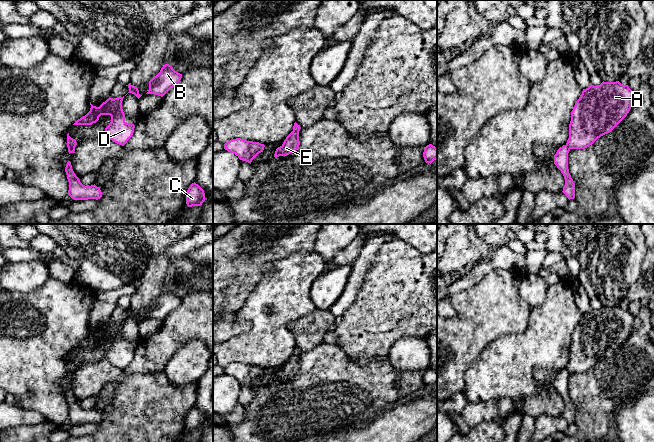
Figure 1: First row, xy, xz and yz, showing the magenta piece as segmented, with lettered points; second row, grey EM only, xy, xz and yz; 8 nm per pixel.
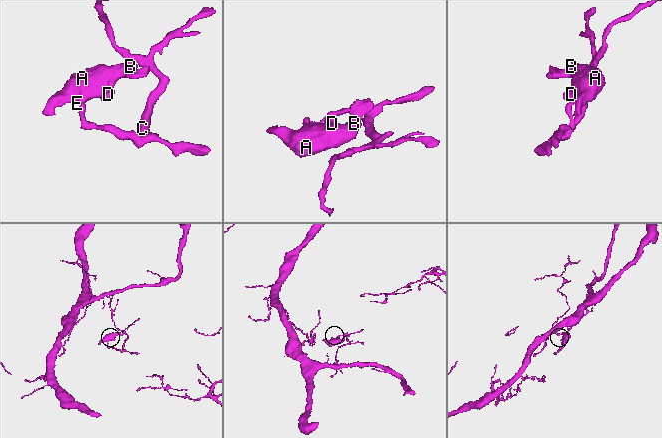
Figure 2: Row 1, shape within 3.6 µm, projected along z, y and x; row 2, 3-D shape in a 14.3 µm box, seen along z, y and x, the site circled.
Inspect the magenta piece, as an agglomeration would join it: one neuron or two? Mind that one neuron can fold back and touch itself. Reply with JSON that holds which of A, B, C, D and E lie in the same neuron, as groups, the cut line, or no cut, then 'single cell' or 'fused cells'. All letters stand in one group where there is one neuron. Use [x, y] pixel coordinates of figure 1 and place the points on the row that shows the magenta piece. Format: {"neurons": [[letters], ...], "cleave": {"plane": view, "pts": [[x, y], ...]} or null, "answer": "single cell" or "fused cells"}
{"neurons": [["A", "B", "D", "E"], ["C"]], "cleave": {"plane": "yz", "pts": [[566, 144], [569, 149]]}, "answer": "fused cells"}

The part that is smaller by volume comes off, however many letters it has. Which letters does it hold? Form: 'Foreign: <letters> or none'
Foreign: A, B, D, E

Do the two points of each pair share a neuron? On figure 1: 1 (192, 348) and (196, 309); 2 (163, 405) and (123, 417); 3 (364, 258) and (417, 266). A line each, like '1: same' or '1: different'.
1: different
2: same
3: different

